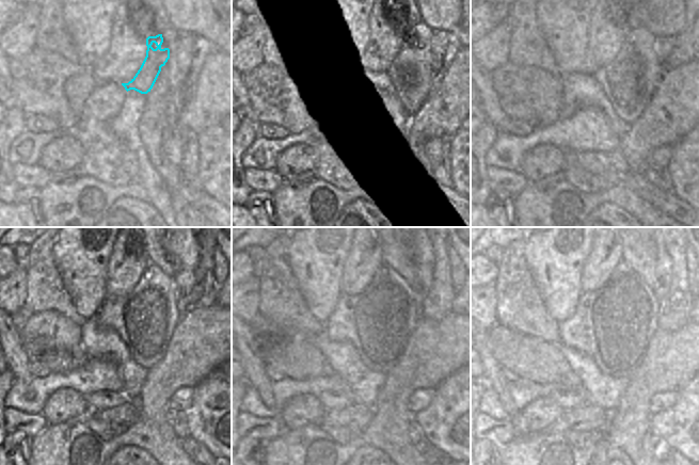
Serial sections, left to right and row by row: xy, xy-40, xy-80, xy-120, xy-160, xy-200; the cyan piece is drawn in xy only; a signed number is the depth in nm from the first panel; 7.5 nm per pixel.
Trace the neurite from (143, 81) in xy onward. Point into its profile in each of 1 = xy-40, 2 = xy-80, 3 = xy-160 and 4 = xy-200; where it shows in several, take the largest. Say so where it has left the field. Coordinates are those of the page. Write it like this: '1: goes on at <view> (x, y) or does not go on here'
1: goes on at xy-40 (382, 82)
2: goes on at xy-80 (629, 81)
3: goes on at xy-160 (378, 322)
4: goes on at xy-200 (613, 325)

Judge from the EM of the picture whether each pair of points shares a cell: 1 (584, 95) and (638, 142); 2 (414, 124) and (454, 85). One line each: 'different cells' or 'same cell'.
1: different cells
2: same cell

